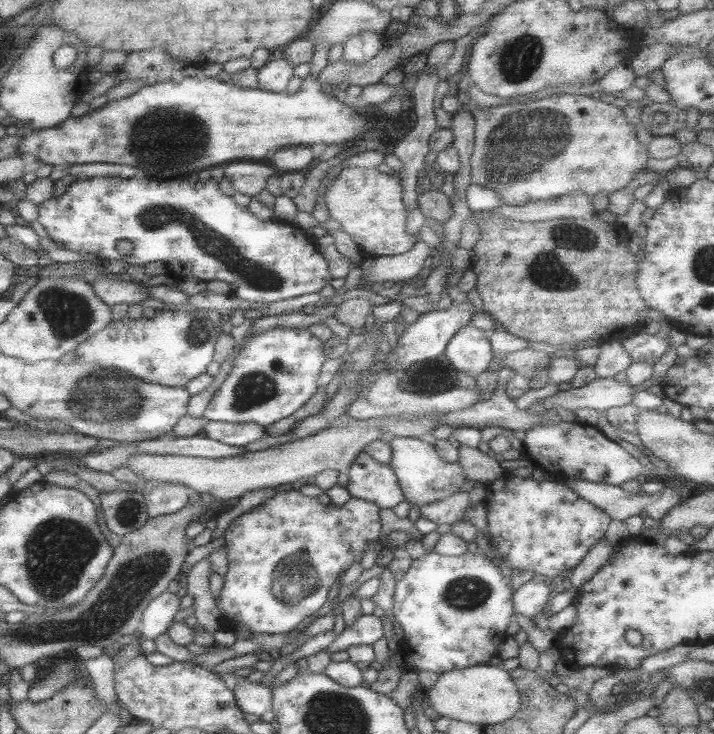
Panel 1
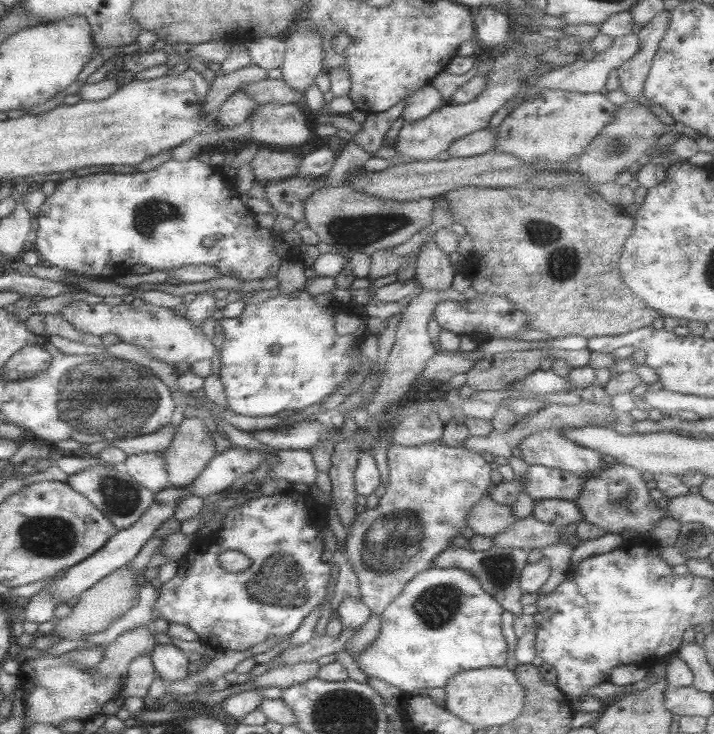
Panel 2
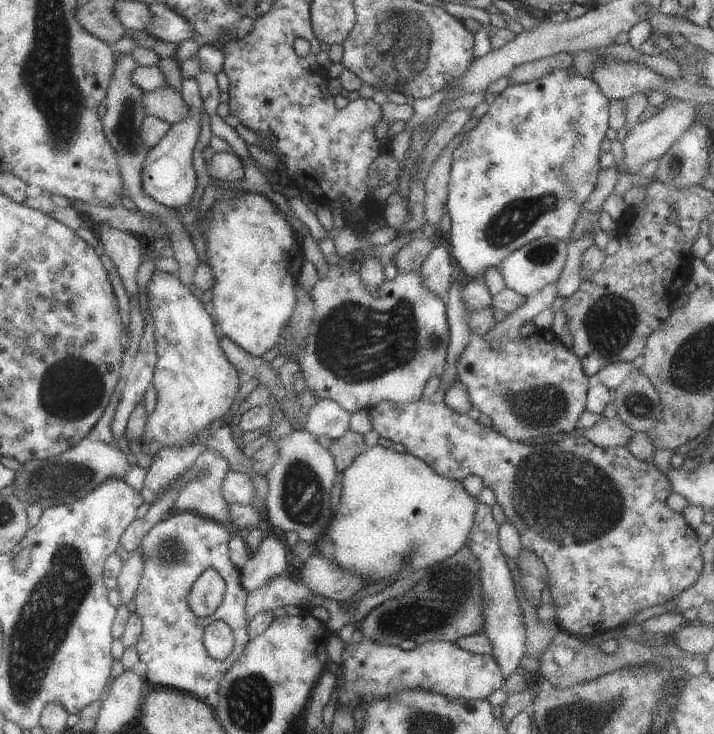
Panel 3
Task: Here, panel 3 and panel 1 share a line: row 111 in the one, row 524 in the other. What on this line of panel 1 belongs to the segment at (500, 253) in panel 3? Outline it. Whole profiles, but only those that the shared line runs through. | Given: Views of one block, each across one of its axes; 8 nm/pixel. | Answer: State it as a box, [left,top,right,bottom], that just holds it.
[482,470,610,583]

